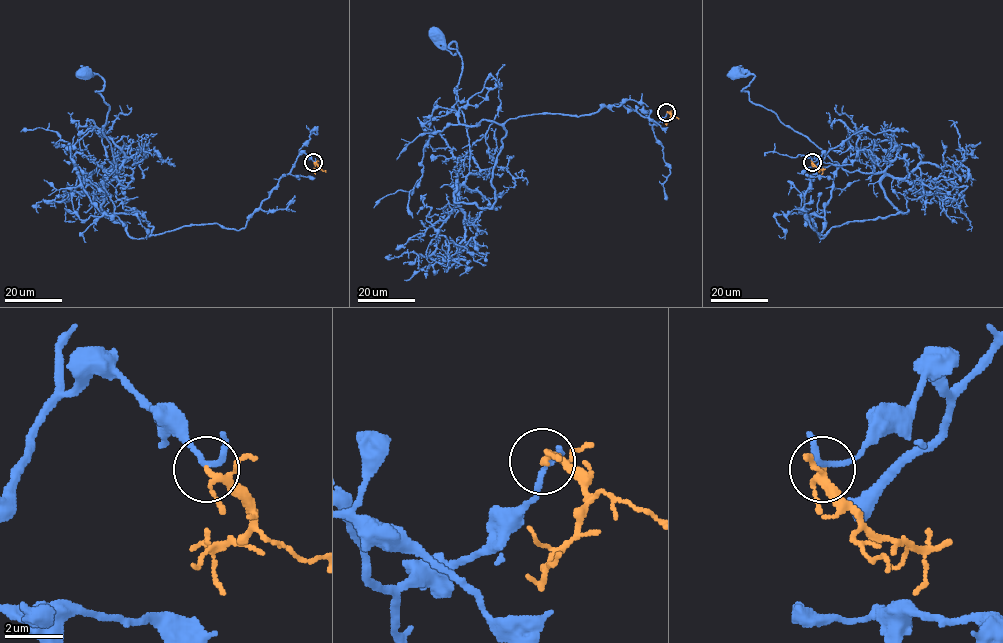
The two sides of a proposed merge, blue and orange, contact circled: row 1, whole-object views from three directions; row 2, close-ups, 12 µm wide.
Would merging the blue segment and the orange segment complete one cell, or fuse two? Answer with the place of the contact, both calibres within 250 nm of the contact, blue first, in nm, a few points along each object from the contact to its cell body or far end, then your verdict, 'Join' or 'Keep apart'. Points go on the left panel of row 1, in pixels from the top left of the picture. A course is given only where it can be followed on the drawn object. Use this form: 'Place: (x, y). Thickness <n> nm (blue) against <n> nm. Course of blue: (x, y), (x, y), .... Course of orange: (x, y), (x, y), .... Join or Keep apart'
Place: (313, 162). Thickness 170 nm (blue) against 130 nm. Course of blue: (314, 162), (301, 153), (238, 230), (151, 235), (136, 210), (102, 211), (116, 164), (104, 80), (84, 71). Course of orange: (313, 162), (317, 165), (315, 174). Keep apart

